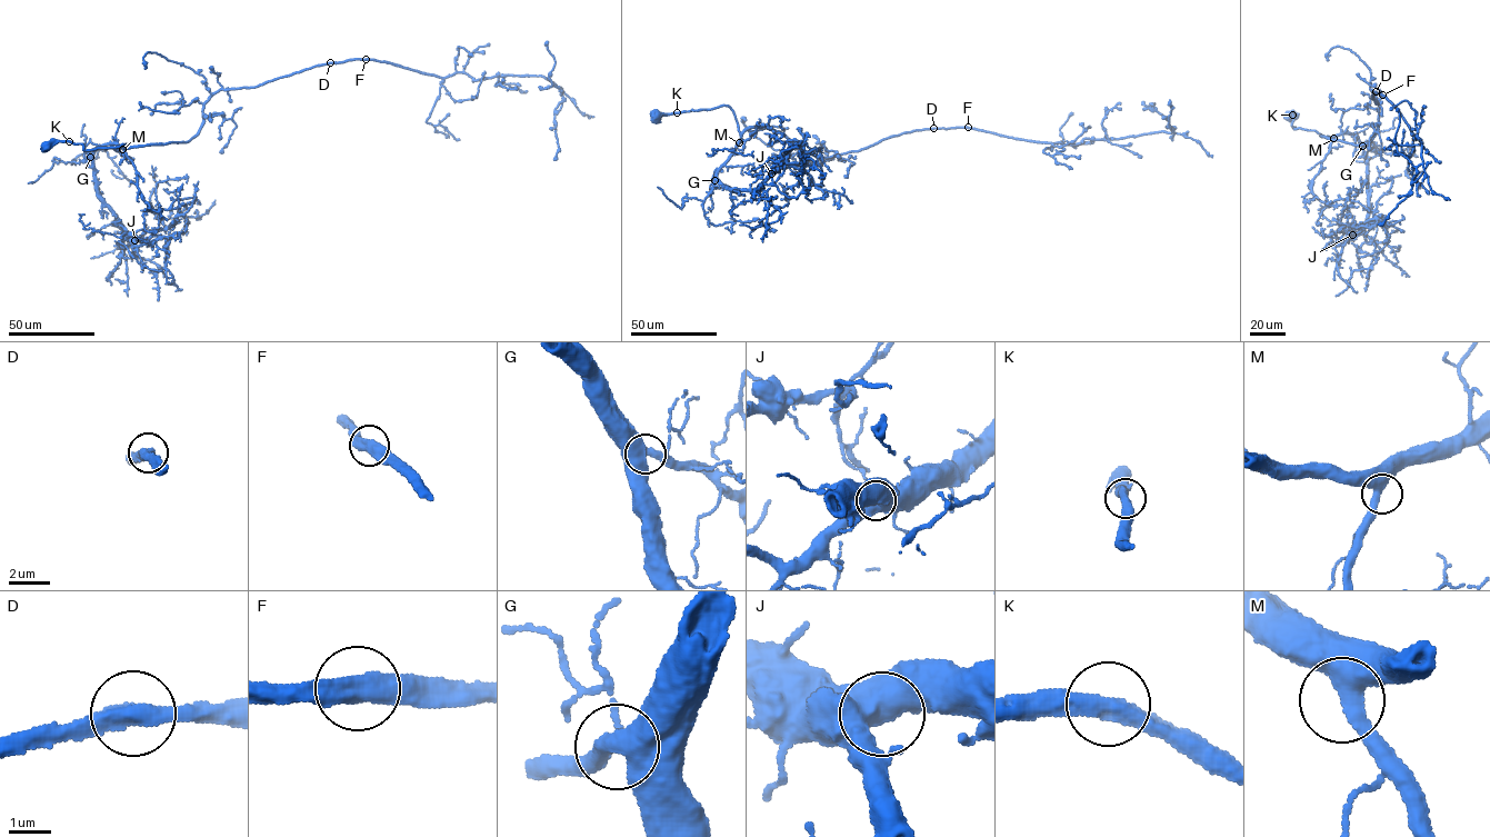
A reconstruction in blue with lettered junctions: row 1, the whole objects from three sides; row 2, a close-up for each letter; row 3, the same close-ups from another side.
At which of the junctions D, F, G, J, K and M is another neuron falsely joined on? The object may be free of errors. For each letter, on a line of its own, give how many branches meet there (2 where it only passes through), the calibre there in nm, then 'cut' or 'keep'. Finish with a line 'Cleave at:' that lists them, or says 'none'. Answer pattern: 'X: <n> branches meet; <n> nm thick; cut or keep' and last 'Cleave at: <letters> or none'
D: 2 branches meet; 480 nm thick; keep
F: 2 branches meet; 500 nm thick; keep
G: 2 branches meet; 480 nm thick; keep
J: 2 branches meet; 600 nm thick; keep
K: 2 branches meet; 400 nm thick; keep
M: 2 branches meet; 480 nm thick; keep
Cleave at: none

